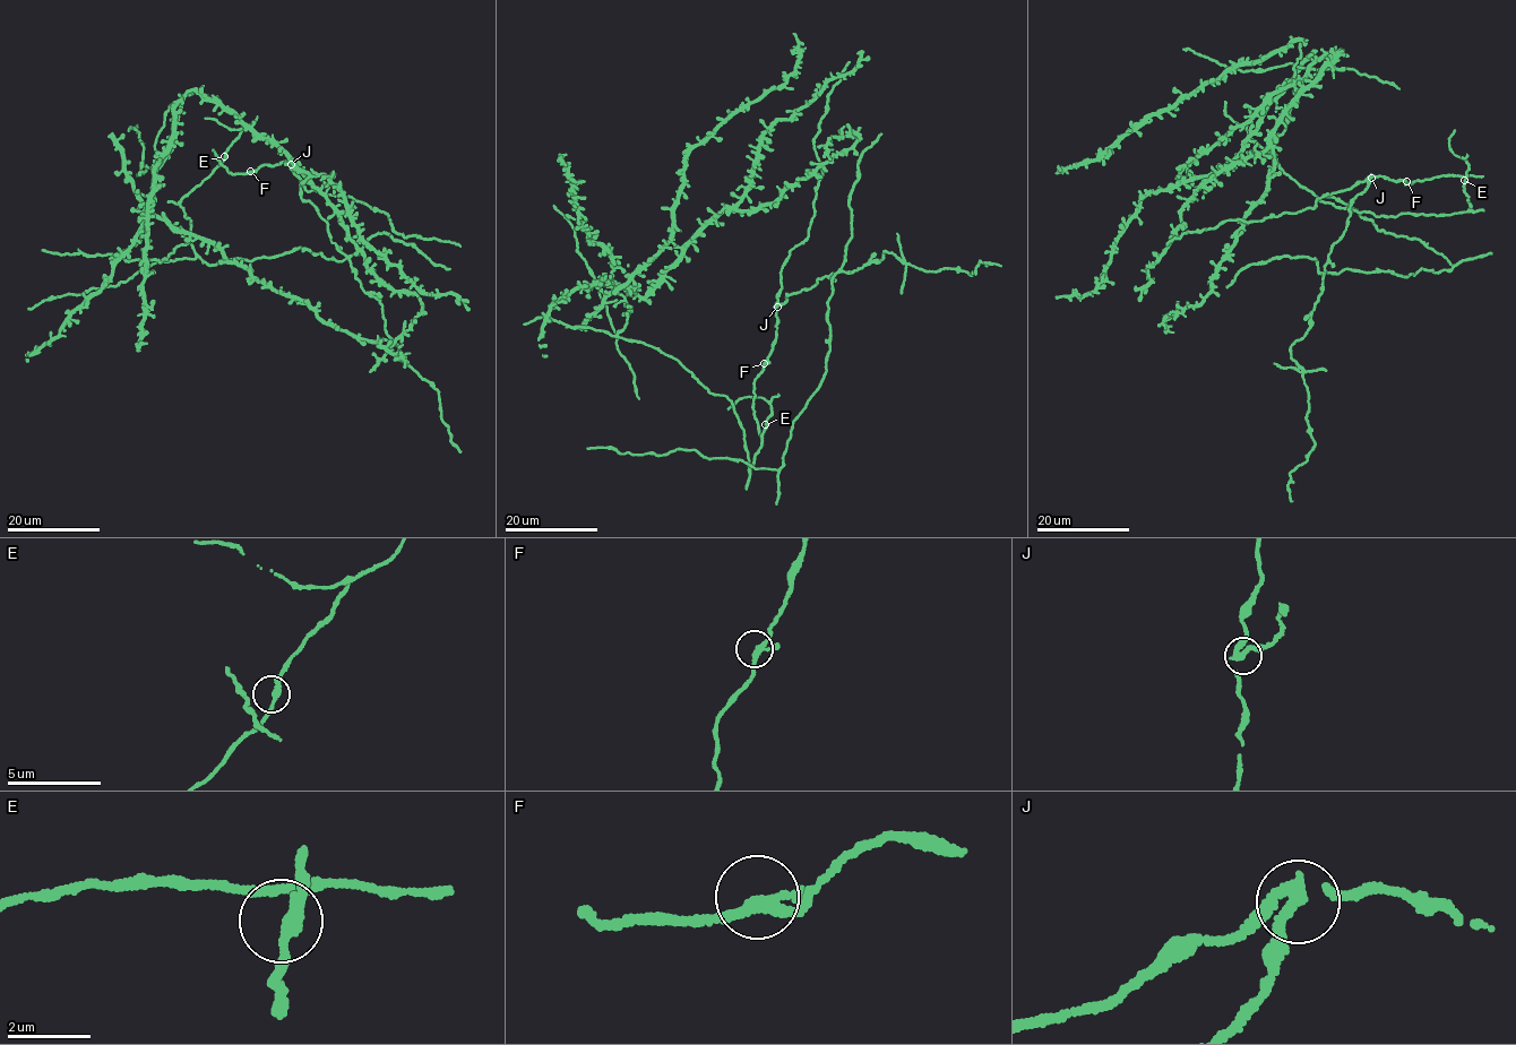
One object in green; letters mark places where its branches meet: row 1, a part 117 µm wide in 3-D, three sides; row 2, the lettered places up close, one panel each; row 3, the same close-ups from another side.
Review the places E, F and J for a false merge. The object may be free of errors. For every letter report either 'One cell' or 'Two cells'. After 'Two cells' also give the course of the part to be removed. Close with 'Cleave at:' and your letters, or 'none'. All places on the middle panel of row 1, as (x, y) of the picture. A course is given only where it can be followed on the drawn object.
E: One cell
F: One cell
J: Two cells. Course of the part to remove: (777, 305), (821, 278), (880, 261), (885, 251), (926, 271), (945, 268), (971, 276), (979, 261), (1000, 266)
Cleave at: J

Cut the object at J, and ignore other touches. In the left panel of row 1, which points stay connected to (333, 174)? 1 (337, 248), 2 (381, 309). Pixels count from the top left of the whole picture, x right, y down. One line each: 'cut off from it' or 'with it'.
1: cut off from it
2: cut off from it

